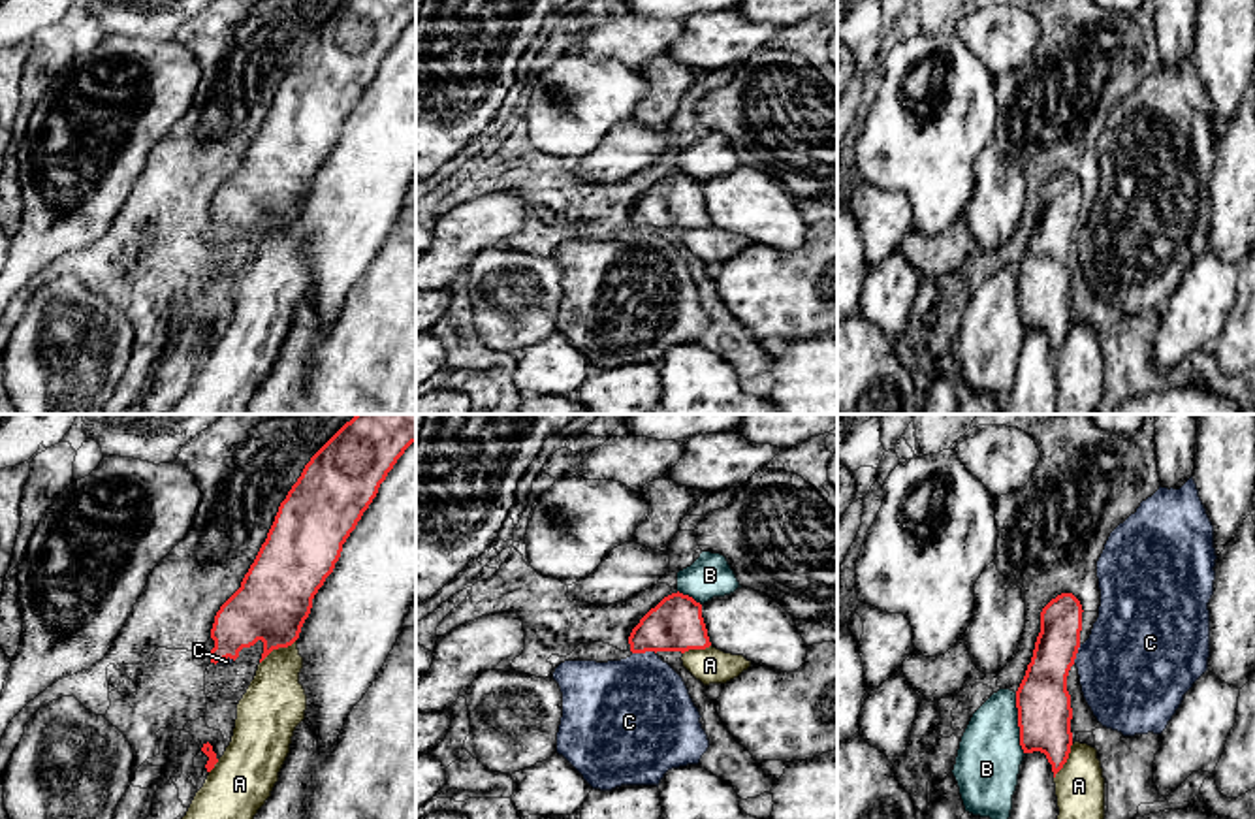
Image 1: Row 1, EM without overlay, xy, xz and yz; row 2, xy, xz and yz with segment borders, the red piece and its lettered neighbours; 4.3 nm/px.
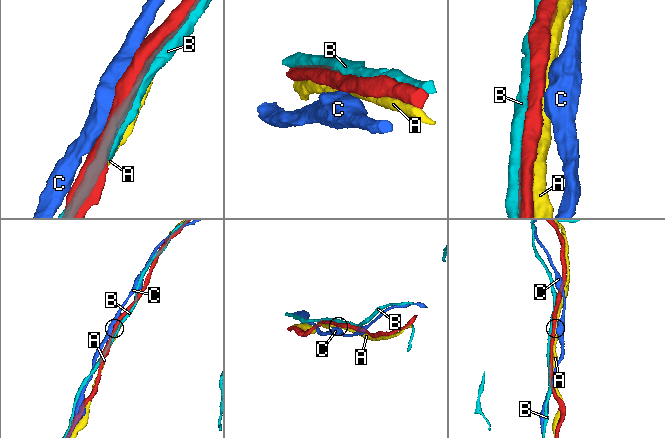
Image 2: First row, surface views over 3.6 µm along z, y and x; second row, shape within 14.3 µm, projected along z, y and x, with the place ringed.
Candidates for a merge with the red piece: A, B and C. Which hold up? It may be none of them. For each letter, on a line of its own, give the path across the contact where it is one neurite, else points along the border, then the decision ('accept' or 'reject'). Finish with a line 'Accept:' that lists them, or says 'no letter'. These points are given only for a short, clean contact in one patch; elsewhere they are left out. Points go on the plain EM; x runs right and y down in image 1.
A: accept
B: reject
C: border xz (655, 230), (633, 232); reject
Accept: A

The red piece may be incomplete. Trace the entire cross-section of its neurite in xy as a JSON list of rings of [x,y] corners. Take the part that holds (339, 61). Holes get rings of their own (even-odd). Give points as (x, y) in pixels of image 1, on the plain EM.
[[[346,0],[310,36],[297,60],[280,81],[267,117],[245,153],[241,166],[214,194],[211,207],[211,217],[214,218],[211,241],[222,241],[228,235],[235,239],[243,226],[250,226],[258,218],[263,220],[262,241],[273,228],[288,226],[299,217],[301,205],[310,192],[312,177],[324,164],[326,156],[333,151],[335,141],[341,136],[342,122],[376,75],[388,51],[412,21],[416,21],[416,0]]]

